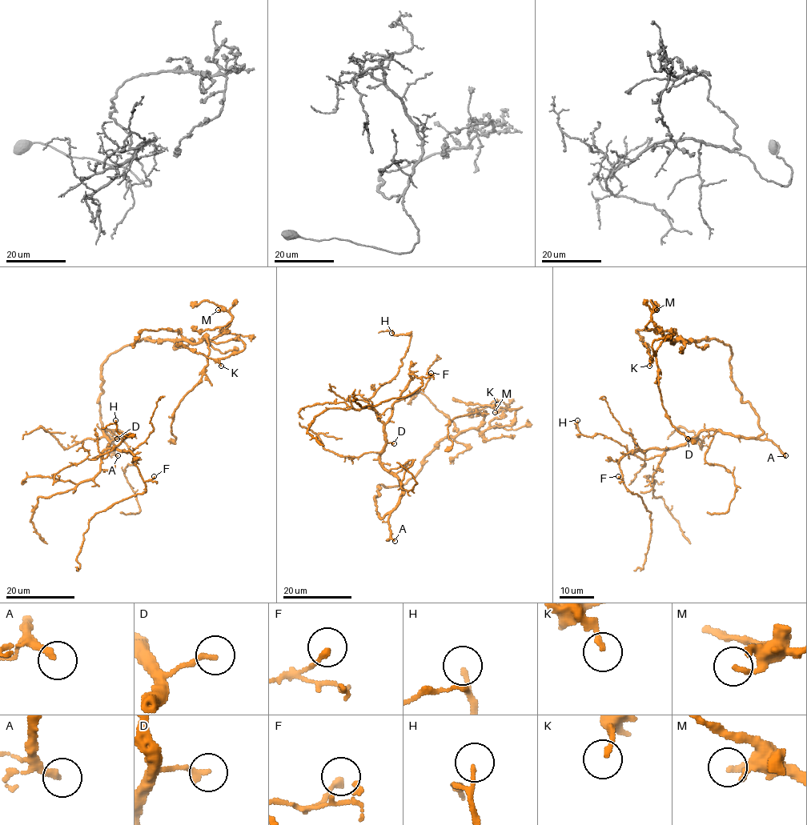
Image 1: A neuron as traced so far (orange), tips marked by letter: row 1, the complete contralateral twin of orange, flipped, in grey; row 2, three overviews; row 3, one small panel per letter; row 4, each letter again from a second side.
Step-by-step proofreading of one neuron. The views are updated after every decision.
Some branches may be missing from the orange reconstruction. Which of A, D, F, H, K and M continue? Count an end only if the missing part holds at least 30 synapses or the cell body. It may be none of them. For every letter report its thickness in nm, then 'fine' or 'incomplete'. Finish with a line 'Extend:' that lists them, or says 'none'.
A: 280 nm | incomplete
D: 240 nm | fine
F: 220 nm | fine
H: 100 nm | fine
K: 170 nm | fine
M: 200 nm | fine
Extend: A

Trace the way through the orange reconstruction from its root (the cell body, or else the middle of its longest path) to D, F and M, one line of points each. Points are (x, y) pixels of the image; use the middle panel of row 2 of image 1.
D: (379, 515), (390, 511), (401, 494), (400, 481), (384, 467), (379, 457), (383, 447), (394, 443)
F: (379, 515), (390, 511), (401, 494), (400, 481), (380, 461), (385, 423), (410, 374), (427, 378), (431, 373)
M: (379, 515), (375, 498), (379, 485), (404, 485), (444, 438), (470, 428), (483, 432), (508, 406), (495, 412)

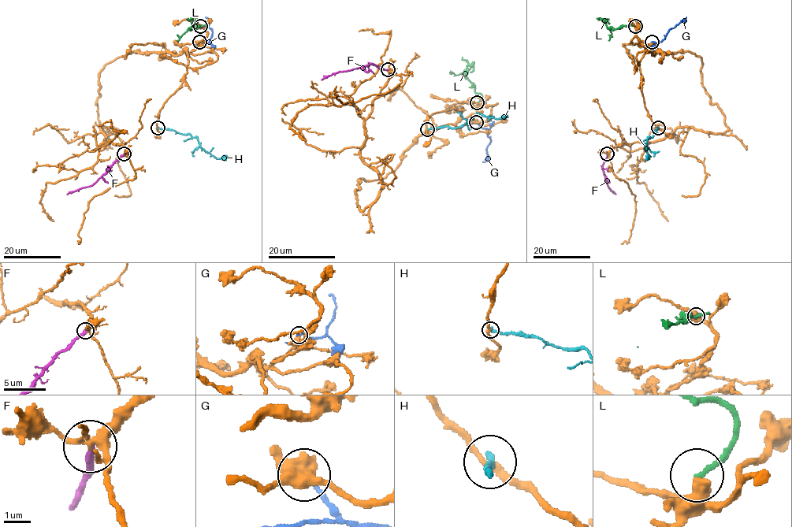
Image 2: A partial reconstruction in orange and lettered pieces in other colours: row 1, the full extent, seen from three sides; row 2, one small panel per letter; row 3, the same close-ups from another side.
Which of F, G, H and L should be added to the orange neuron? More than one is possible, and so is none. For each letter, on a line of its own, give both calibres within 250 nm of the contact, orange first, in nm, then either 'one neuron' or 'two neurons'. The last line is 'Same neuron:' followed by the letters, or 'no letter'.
F: calibres 280 and 280 nm; one neuron
G: calibres 480 and 220 nm; two neurons
H: calibres 220 and 280 nm; two neurons
L: calibres 440 and 190 nm; two neurons
Same neuron: F

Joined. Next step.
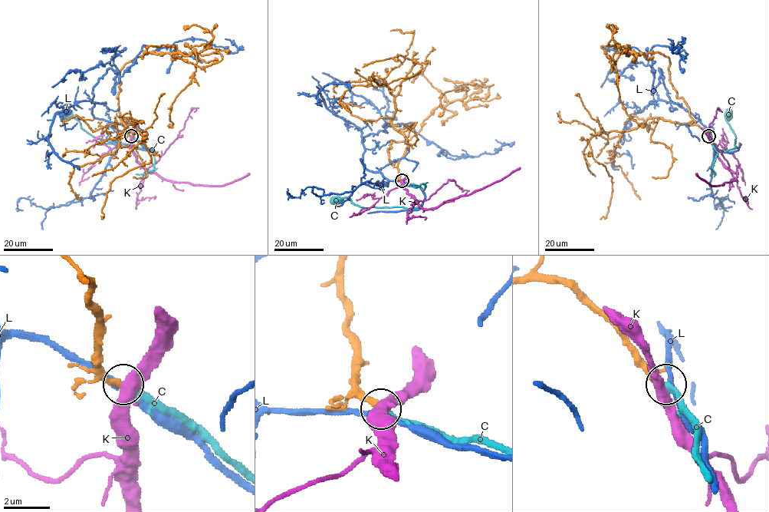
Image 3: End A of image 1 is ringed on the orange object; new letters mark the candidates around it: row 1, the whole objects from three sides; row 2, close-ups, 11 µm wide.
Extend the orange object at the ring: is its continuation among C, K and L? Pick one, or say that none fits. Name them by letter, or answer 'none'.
C

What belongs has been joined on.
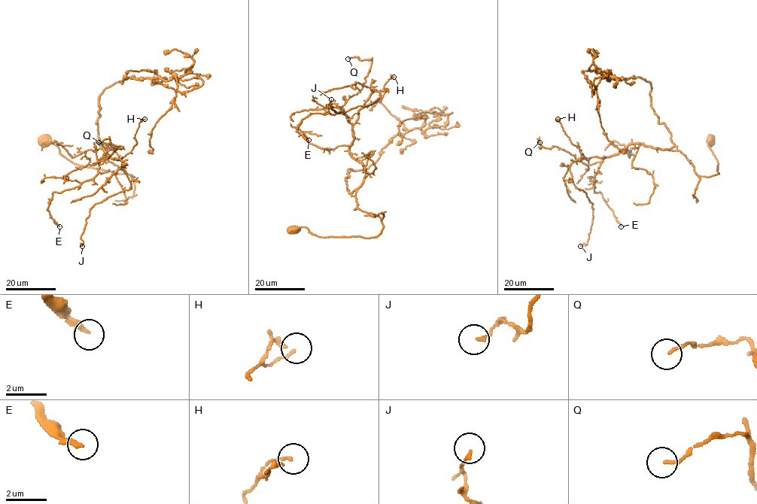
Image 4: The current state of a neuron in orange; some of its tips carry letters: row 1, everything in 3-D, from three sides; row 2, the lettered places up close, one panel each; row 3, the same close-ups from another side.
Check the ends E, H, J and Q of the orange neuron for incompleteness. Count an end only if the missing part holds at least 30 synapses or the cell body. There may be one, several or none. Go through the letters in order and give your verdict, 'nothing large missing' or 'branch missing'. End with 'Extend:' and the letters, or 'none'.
E: nothing large missing
H: nothing large missing
J: nothing large missing
Q: nothing large missing
Extend: none

